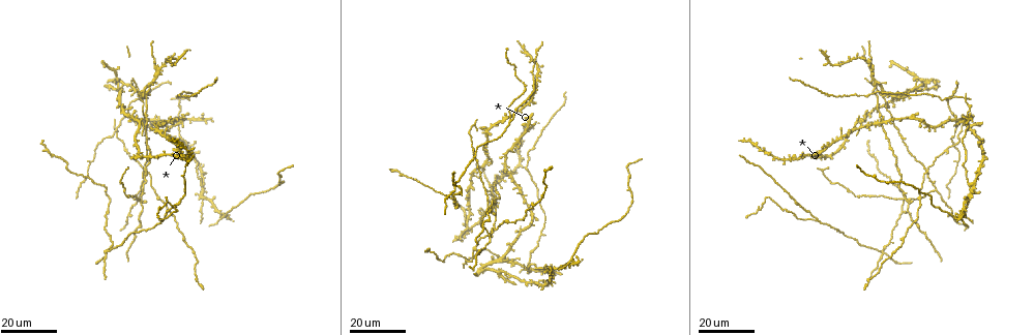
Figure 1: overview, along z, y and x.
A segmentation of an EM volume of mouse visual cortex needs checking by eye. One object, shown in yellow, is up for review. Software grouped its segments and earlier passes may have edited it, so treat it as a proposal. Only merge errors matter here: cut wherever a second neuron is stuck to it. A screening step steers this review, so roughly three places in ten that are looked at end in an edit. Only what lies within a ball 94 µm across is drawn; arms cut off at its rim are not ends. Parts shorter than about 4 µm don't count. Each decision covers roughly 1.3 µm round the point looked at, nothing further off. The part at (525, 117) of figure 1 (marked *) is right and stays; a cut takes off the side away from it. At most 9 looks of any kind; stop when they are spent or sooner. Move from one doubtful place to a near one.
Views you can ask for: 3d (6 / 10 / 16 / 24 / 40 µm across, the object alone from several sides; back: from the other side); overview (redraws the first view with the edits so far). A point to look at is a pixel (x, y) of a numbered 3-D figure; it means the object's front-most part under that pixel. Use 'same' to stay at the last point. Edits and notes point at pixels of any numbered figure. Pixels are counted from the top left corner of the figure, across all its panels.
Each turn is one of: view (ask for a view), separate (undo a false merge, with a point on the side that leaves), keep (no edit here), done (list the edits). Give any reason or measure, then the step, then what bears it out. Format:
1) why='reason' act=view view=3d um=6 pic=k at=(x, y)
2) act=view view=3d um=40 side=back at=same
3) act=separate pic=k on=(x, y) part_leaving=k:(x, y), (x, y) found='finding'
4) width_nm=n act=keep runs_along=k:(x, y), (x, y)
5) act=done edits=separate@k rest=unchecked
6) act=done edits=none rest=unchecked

why='calibre changes' act=view view=3d um=24 pic=1 at=(897, 134)

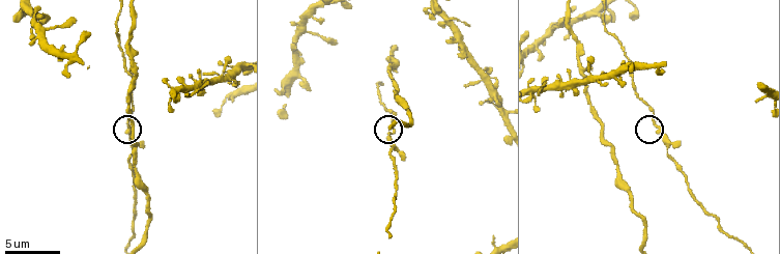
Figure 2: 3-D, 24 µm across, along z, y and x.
act=view view=3d um=10 pic=2 at=(653, 121)

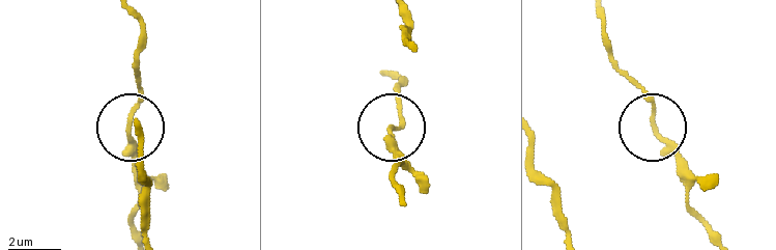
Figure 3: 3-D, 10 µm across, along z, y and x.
width_nm=210 act=keep found='continuous, no second neuron'

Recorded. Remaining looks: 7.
why='four-way junction' act=view view=3d um=16 pic=1 at=(491, 228)

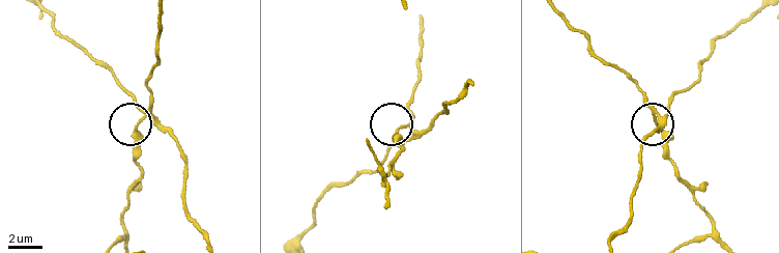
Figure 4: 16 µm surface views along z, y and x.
act=view view=3d um=10 pic=4 at=(406, 125)

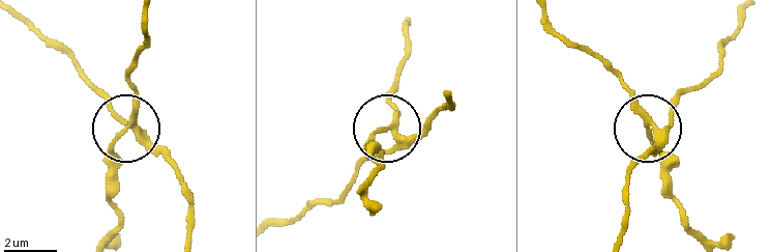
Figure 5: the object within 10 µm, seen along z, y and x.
side_arm_um=63 act=separate pic=5 on=(152, 143) part_leaving=5:(138, 114), (140, 132), (175, 171), (191, 212), (191, 239) found='two neurons meet here'

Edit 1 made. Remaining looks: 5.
act=view view=overview

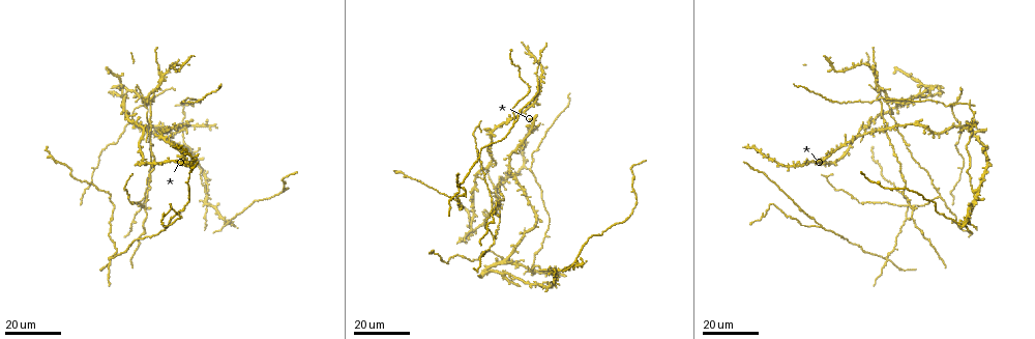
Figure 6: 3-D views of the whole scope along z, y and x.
why='three-way junction' act=view view=3d um=24 pic=6 at=(938, 195)

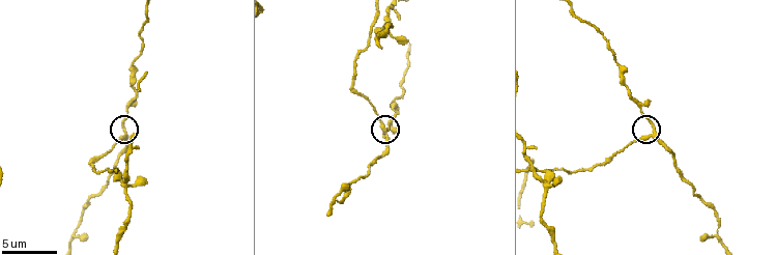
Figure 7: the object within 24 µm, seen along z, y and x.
why='closer look' act=view view=3d um=10 pic=7 at=(386, 134)

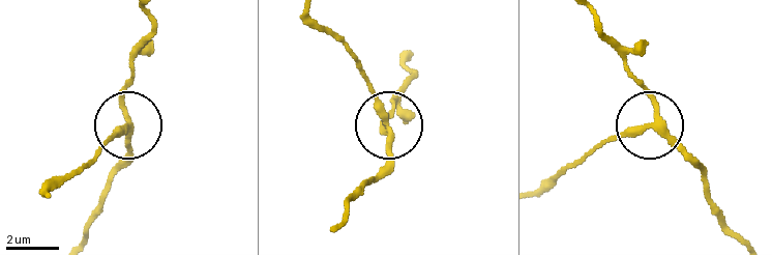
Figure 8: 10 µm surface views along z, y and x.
side_arm_um=25 arms=3 act=keep found='one neuron here'

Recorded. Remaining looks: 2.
why='thick turns thin' act=view view=3d um=24 pic=6 at=(115, 143)

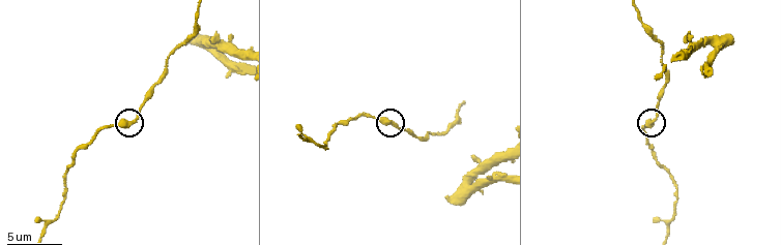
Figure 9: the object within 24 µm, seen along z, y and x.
act=view view=3d um=10 pic=9 at=(394, 126)

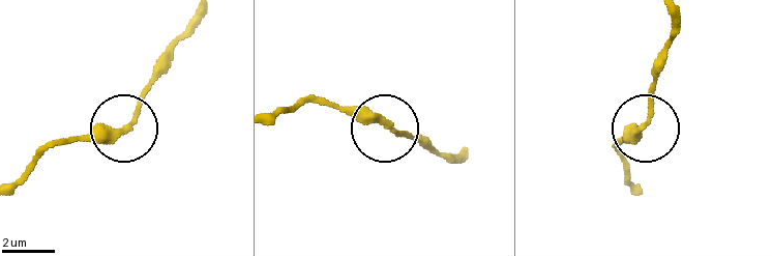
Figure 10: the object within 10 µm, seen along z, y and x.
act=keep found='all the same neuron'

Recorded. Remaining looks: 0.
act=done edits=separate@5 rest=unchecked

